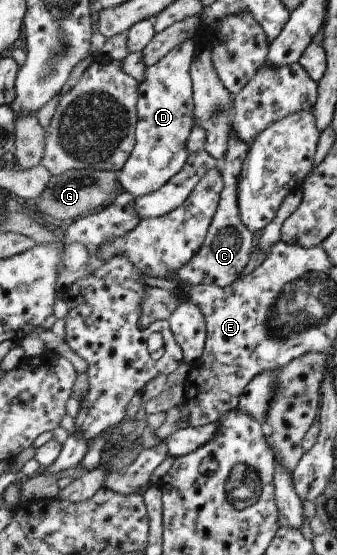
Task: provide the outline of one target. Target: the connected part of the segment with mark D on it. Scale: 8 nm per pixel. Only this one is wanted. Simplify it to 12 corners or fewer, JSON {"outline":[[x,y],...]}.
{"outline":[[190,39],[146,70],[136,145],[119,173],[135,197],[189,160]]}

